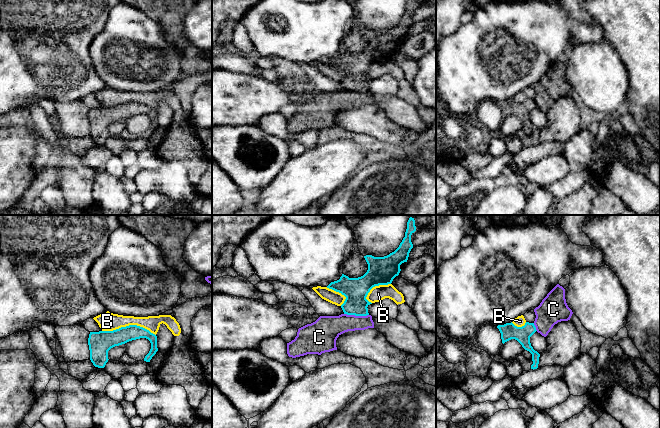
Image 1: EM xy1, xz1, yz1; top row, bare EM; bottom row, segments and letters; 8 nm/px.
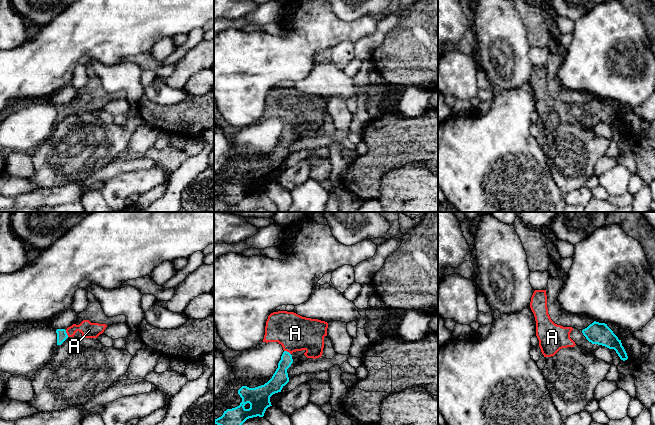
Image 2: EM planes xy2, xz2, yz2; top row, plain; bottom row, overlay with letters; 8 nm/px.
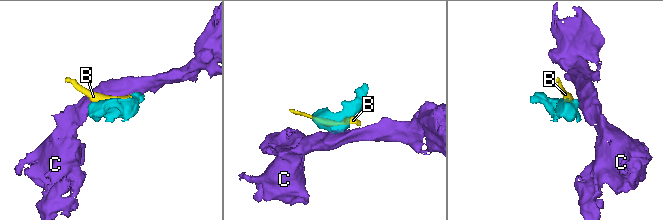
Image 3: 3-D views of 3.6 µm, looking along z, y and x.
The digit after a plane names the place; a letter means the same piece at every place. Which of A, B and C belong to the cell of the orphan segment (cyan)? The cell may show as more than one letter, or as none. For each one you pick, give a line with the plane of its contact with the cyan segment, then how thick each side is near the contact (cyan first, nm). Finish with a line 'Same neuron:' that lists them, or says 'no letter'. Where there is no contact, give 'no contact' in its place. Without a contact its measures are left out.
A: contact in xy2; calibres 80 and 130 nm
Same neuron: A

